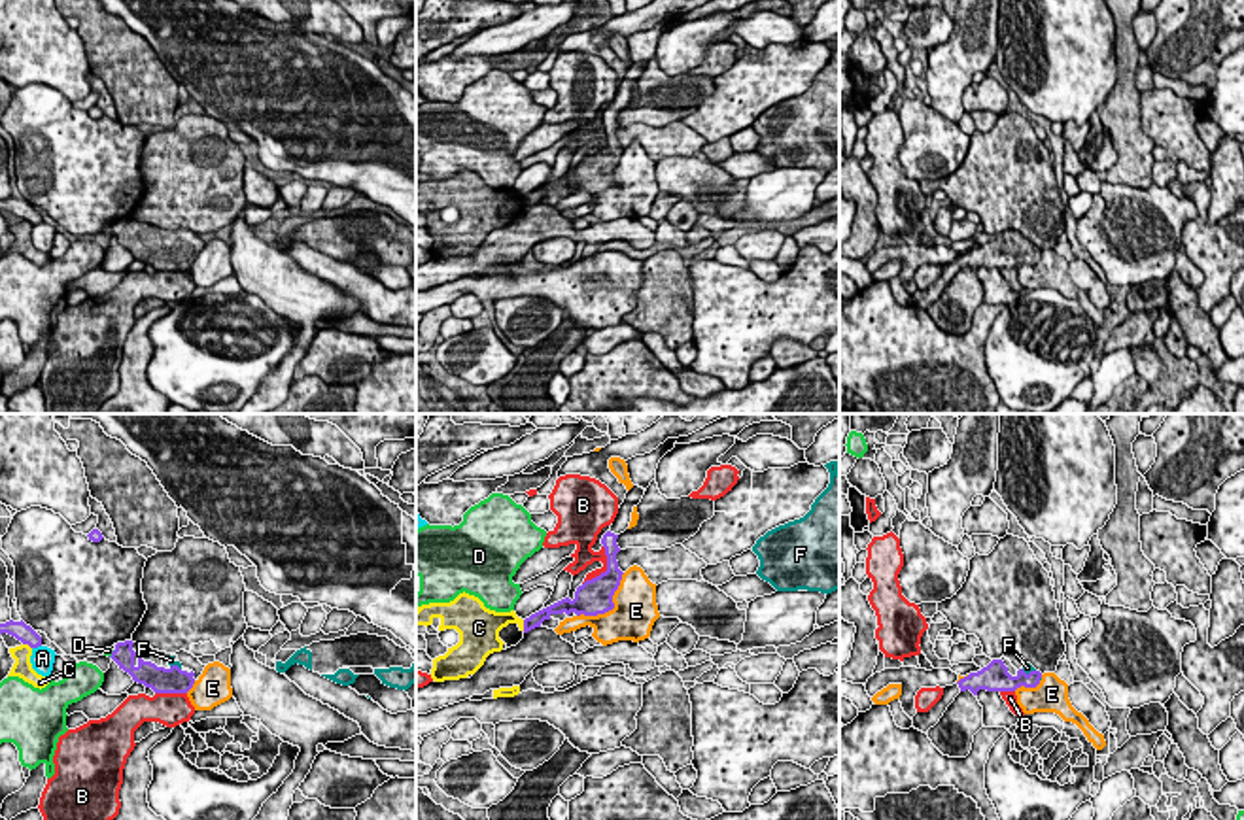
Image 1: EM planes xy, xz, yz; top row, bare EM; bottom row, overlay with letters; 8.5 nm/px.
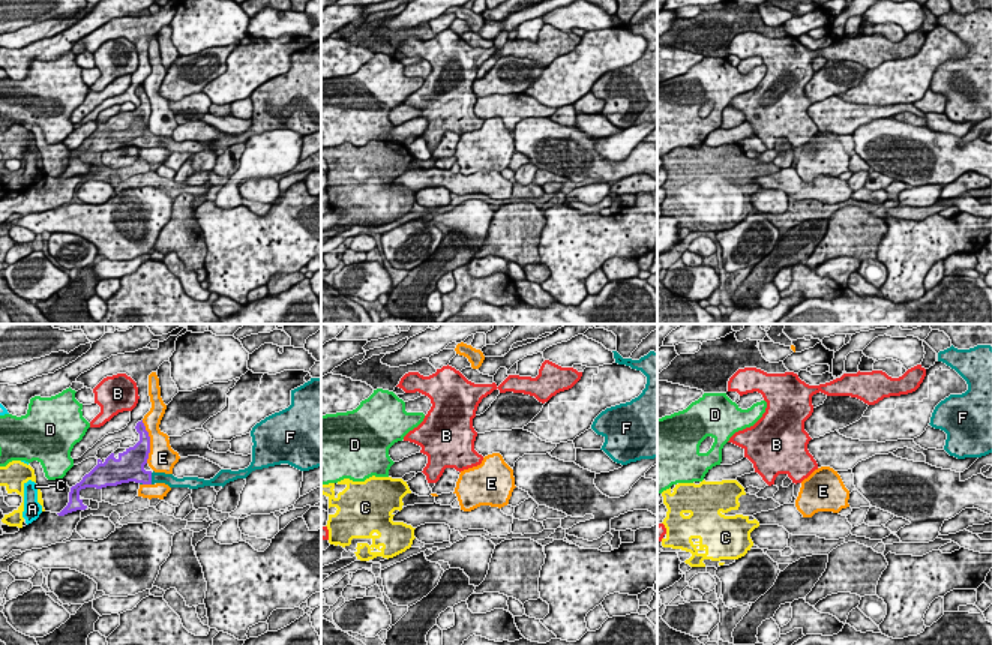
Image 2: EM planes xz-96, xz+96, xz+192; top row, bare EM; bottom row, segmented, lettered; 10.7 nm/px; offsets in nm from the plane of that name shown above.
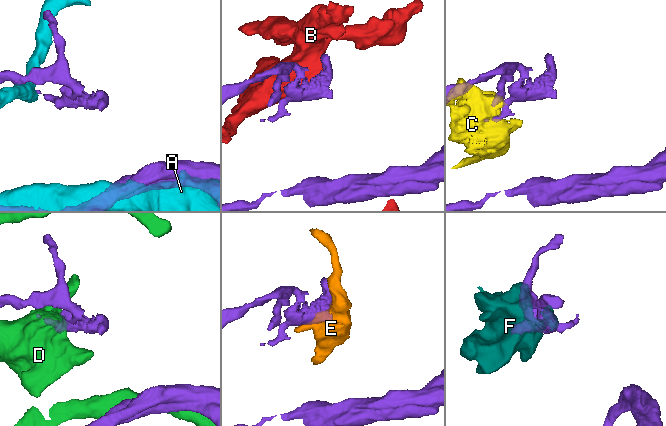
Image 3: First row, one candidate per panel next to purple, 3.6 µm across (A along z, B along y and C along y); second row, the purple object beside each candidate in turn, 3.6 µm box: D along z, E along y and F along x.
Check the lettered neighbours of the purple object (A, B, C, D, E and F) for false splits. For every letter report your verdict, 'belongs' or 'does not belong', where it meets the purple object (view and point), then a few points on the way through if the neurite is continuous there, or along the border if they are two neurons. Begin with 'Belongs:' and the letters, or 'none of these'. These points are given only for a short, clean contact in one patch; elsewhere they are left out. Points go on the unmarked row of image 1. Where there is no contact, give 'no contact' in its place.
Belongs: F
A: does not belong; contact xy (36, 223)
B: does not belong; contact xz (607, 146)
C: does not belong; contact xz (524, 203)
D: does not belong; contact xy (112, 231)
E: does not belong; contact xz (611, 186)
F: belongs; contact yz (1029, 250); way yz (1001, 257), (1019, 257), (1029, 250), (1027, 244)

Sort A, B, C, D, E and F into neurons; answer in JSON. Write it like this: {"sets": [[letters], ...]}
{"sets": [["A"], ["B"], ["C"], ["D"], ["E"], ["F"]]}

